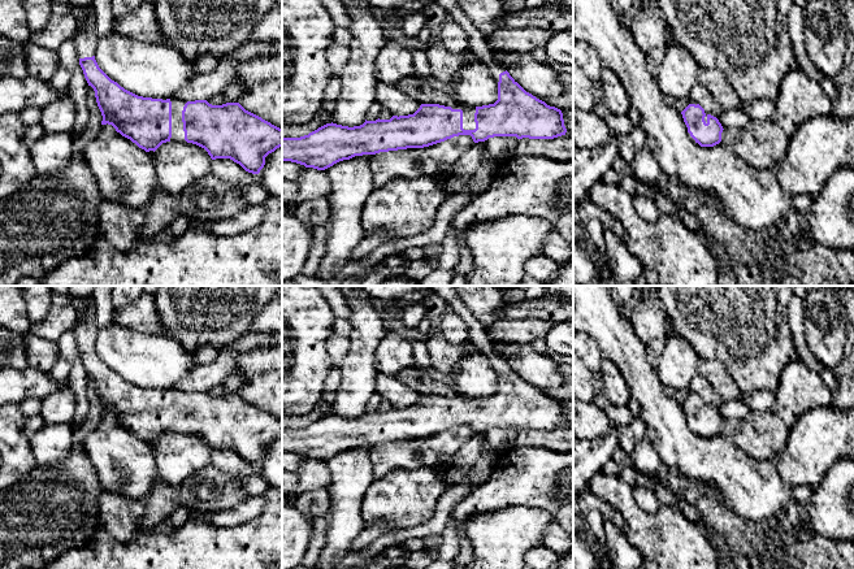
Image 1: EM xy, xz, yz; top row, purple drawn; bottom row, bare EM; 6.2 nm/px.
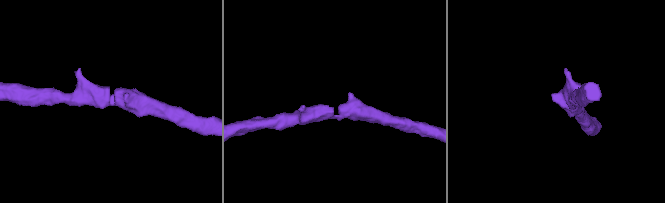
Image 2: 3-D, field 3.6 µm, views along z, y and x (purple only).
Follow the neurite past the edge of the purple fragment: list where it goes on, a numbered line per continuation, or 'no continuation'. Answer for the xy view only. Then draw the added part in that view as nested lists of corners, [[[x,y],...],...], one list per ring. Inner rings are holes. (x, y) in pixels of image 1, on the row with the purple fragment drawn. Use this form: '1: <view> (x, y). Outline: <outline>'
1: xy (177, 104). Outline: [[[174,97],[170,99],[172,101],[172,142],[186,142],[185,140],[185,131],[183,131],[183,122],[182,122],[182,110],[186,101]]]

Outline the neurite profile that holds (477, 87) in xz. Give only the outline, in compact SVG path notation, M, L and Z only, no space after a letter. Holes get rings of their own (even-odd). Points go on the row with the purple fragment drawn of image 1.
M469 62L460 69L454 96L456 103L464 107L494 104L498 100L498 83L485 64Z

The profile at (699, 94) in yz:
M702 83L695 84L690 94L690 100L697 101L708 114L719 117L721 108Z

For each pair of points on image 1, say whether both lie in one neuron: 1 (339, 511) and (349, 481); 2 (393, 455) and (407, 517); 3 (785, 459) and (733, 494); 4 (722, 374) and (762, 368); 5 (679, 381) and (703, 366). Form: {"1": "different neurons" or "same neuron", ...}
{"1": "same neuron", "2": "different neurons", "3": "different neurons", "4": "different neurons", "5": "different neurons"}

